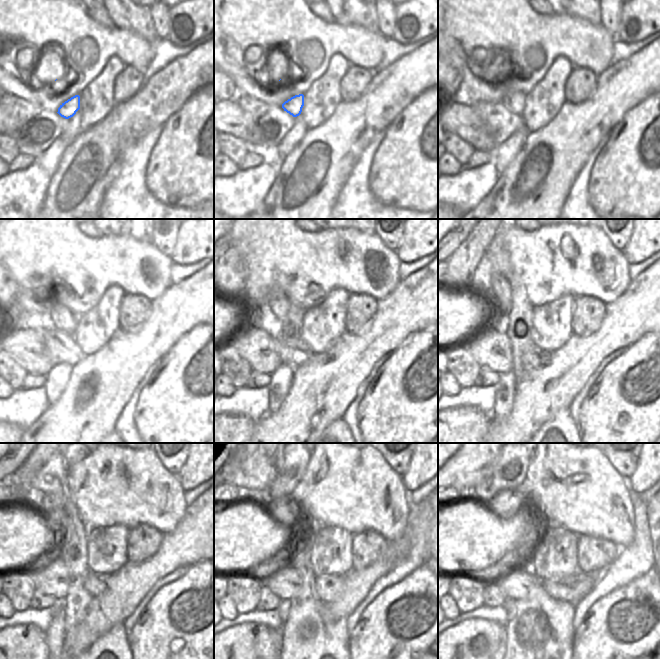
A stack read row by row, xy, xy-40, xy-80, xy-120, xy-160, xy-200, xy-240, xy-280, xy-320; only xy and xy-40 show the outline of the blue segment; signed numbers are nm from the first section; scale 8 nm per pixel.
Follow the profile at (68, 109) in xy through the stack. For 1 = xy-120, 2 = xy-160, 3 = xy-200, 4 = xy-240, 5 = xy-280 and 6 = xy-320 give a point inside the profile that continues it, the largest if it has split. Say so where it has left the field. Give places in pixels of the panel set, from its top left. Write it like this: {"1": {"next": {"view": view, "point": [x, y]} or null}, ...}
{"1": {"next": {"view": "xy-120", "point": [64, 320]}}, "2": {"next": {"view": "xy-160", "point": [280, 306]}}, "3": {"next": {"view": "xy-200", "point": [502, 290]}}, "4": {"next": {"view": "xy-240", "point": [53, 515]}}, "5": {"next": {"view": "xy-280", "point": [294, 463]}}, "6": {"next": {"view": "xy-320", "point": [505, 476]}}}

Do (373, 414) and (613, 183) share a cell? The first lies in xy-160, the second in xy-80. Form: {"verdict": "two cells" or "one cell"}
{"verdict": "one cell"}

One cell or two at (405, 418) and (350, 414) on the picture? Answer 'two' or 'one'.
two

